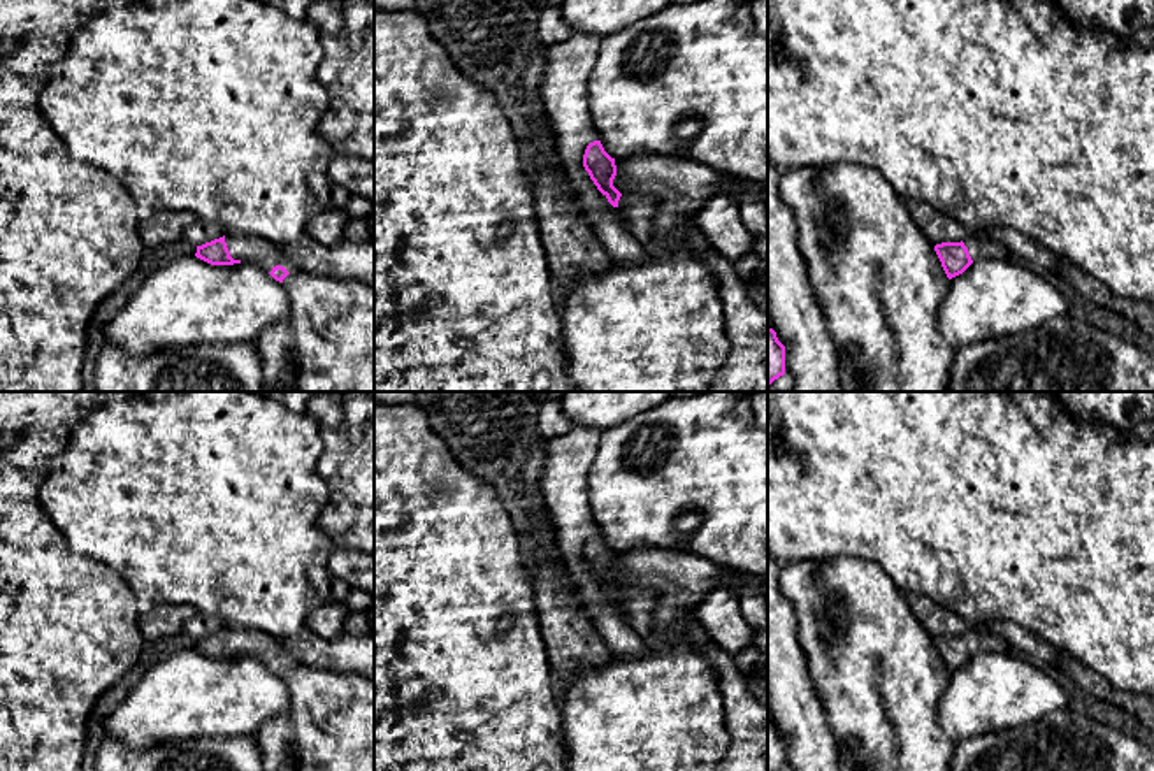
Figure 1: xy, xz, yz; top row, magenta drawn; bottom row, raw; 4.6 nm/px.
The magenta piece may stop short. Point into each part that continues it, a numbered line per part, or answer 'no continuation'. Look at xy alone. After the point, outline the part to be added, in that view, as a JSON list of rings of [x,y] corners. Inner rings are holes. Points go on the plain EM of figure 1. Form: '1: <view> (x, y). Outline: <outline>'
1: xy (246, 641). Outline: [[[225,629],[227,641],[234,653],[249,655],[270,666],[276,659],[285,660],[290,667],[299,662],[269,634],[253,629]]]

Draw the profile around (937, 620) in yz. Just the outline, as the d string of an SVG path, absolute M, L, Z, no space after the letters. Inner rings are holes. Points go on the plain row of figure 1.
M908 594L906 601L920 627L933 639L941 636L961 636L968 630L966 622L957 613L936 604L929 597Z

